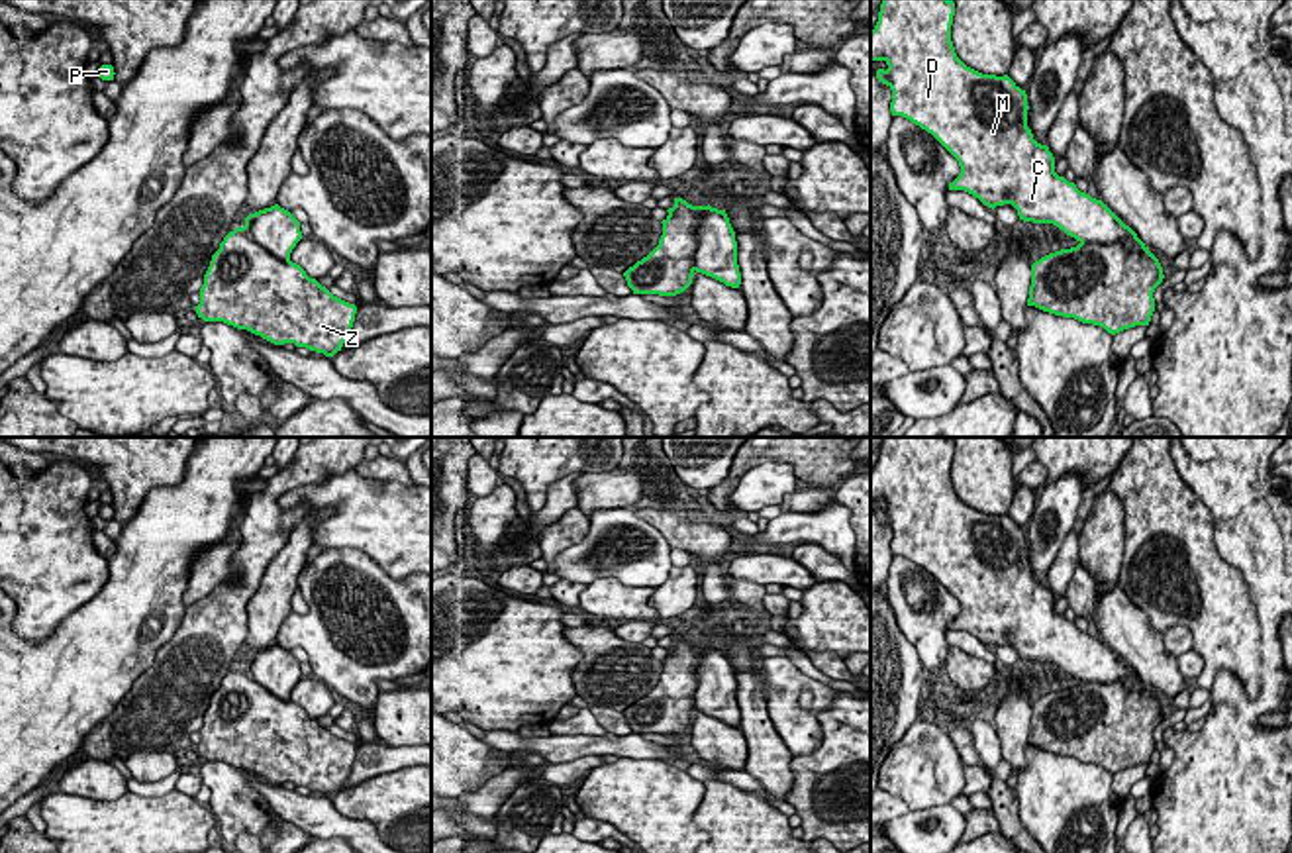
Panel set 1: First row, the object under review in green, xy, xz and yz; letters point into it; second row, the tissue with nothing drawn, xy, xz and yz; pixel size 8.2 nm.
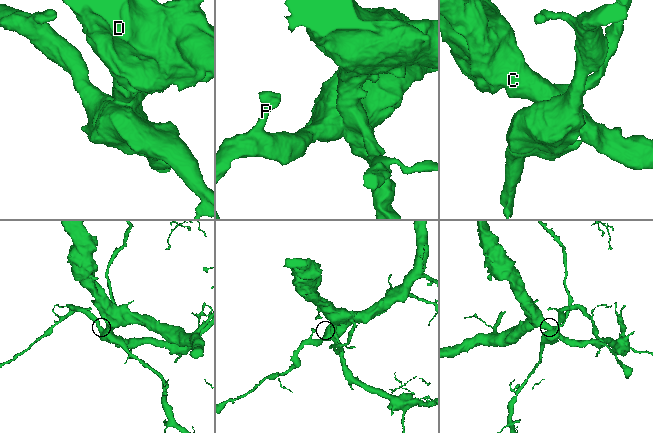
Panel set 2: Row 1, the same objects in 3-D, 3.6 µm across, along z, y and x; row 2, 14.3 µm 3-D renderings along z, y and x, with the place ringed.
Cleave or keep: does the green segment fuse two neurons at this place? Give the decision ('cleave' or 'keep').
cleave

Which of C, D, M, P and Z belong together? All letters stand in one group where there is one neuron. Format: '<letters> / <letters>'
C D M / P Z

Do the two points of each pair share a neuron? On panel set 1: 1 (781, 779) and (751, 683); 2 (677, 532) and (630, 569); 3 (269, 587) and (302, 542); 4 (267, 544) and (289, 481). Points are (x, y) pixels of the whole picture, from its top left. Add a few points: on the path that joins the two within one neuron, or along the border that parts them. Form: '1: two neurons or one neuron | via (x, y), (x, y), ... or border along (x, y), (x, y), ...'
1: one neuron | via (769, 755), (755, 726), (753, 706)
2: two neurons | border along (634, 512), (649, 522), (673, 548)
3: one neuron | via (281, 575), (293, 553)
4: one neuron | via (267, 528), (267, 501), (273, 495)

